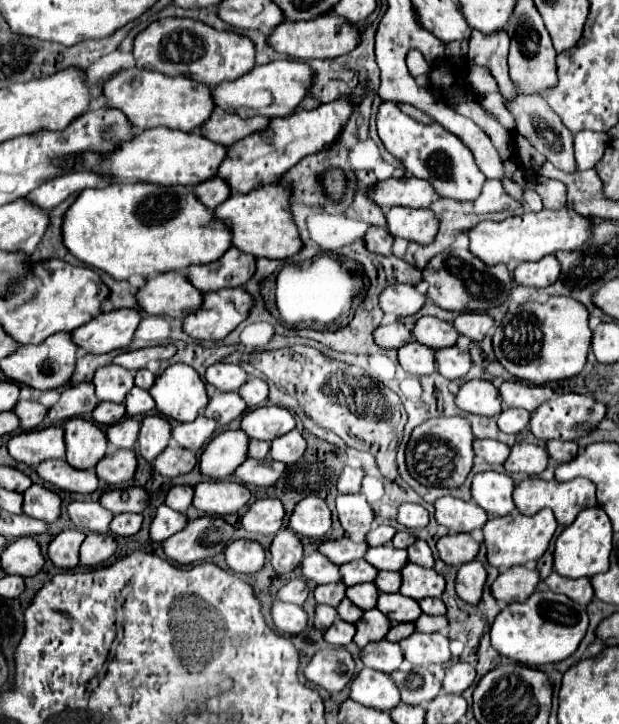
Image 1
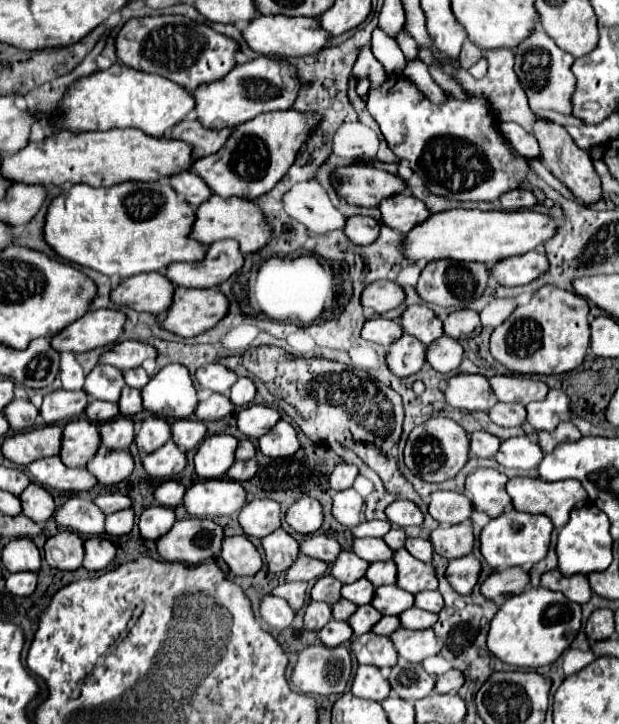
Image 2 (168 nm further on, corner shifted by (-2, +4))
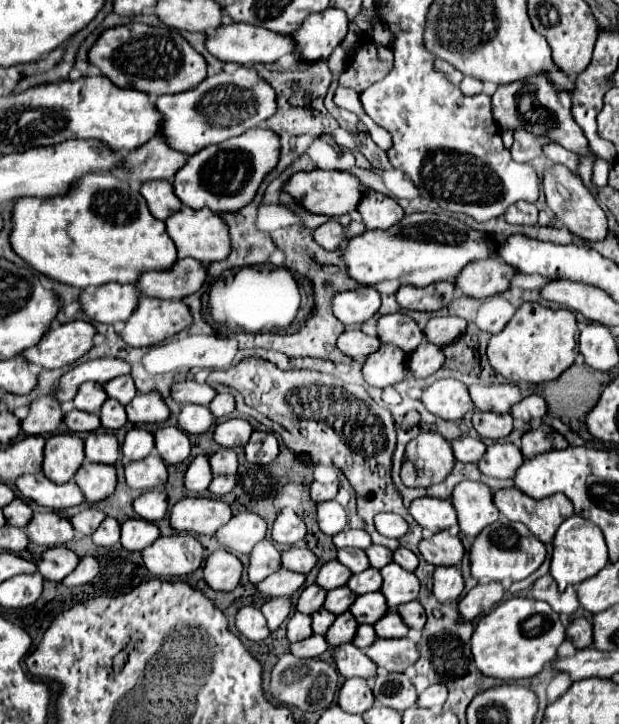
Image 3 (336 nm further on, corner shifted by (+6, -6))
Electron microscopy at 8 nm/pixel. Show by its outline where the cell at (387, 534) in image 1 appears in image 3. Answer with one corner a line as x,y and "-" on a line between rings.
348,529
348,531
342,531
342,533
334,535
332,539
334,539
334,545
338,549
342,549
342,547
366,549
366,547
372,545
372,539
370,539
370,535
364,529

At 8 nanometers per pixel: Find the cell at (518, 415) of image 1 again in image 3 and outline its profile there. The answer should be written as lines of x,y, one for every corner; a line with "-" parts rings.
476,411
474,417
472,417
472,423
474,423
474,429
480,433
480,437
484,439
504,439
510,435
512,431
512,415
510,413
504,413
504,415
498,415
498,413
492,413
492,411

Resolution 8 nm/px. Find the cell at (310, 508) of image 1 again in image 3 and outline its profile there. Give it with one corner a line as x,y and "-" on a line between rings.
284,509
272,527
272,539
280,545
298,545
306,537
306,525
304,521
292,511

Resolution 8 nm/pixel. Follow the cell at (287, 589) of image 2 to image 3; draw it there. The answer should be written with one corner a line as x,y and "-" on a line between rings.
272,597
262,605
262,613
268,621
270,631
276,631
282,625
282,621
290,615
290,609
292,609
290,597

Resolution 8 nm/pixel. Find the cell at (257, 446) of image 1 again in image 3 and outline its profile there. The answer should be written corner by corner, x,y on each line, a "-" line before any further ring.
220,447
210,455
210,467
214,475
234,475
238,471
238,455
232,449

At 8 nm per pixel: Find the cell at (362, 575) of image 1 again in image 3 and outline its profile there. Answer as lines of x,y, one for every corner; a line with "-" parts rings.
328,561
322,565
318,577
316,577
316,583
320,587
324,587
326,591
332,591
332,589
338,589
342,585
346,585
346,579
350,579
350,569
342,567
342,563
338,561

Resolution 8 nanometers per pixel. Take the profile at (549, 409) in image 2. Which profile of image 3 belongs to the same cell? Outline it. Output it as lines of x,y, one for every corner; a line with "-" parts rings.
528,395
518,405
512,407
512,417
530,423
532,419
542,419
546,411
548,411
546,401
540,395

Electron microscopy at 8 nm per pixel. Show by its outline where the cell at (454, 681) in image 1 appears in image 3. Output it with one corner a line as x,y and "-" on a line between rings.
436,683
436,685
430,685
426,691
420,693
420,697
418,697
418,705
420,705
420,707
444,705
446,697
448,697
446,687
442,687
442,683

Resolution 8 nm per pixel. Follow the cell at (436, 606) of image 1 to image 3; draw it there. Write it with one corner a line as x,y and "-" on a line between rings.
410,601
410,603
404,603
402,607
398,607
398,613
402,615
404,623
410,627
410,629
422,629
426,625
426,611
424,607
420,605
420,601

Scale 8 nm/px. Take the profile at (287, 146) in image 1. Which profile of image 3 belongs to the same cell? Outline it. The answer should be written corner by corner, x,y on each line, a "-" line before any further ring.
266,127
250,129
226,143
210,145
194,153
188,163
174,175
174,193
178,199
192,209
212,209
212,211
240,211
258,193
264,177
278,165
280,143
278,135

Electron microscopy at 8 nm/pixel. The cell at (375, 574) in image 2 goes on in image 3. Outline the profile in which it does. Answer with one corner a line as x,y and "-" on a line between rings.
366,569
358,575
352,575
350,581
346,583
356,595
366,595
366,593
374,593
374,591
380,591
382,587
382,577
380,577
380,571
378,569

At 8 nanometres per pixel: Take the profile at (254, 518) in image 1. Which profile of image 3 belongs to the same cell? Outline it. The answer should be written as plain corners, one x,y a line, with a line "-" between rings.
238,513
216,531
218,541
232,553
250,555
254,545
266,535
266,521
256,513

